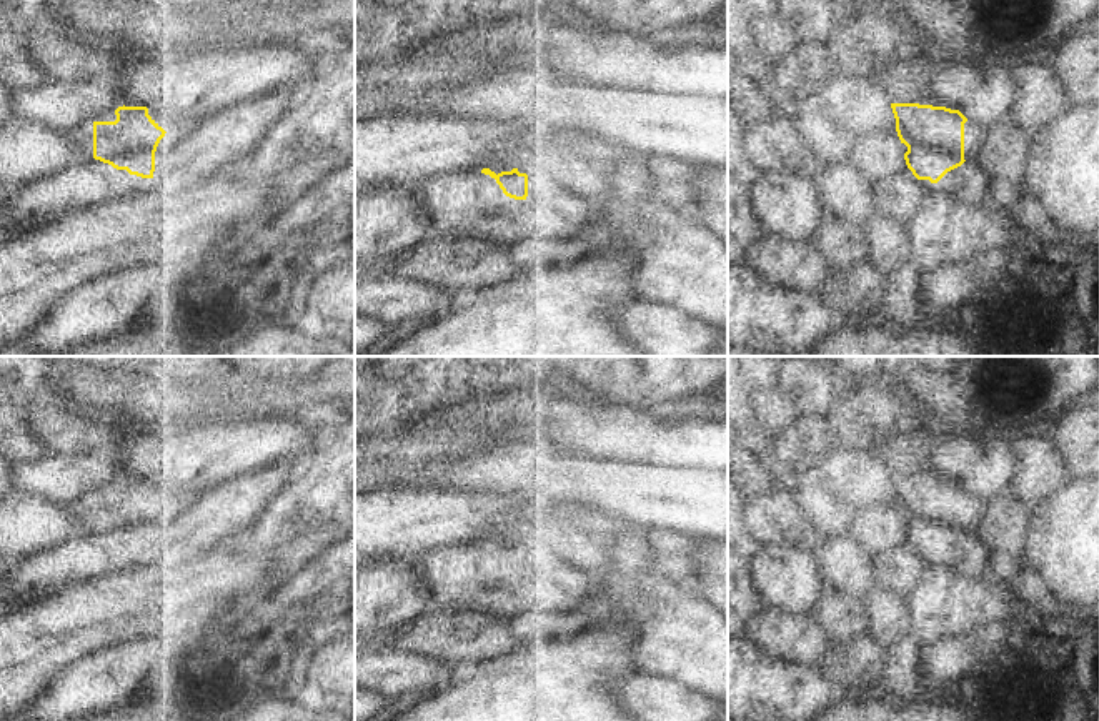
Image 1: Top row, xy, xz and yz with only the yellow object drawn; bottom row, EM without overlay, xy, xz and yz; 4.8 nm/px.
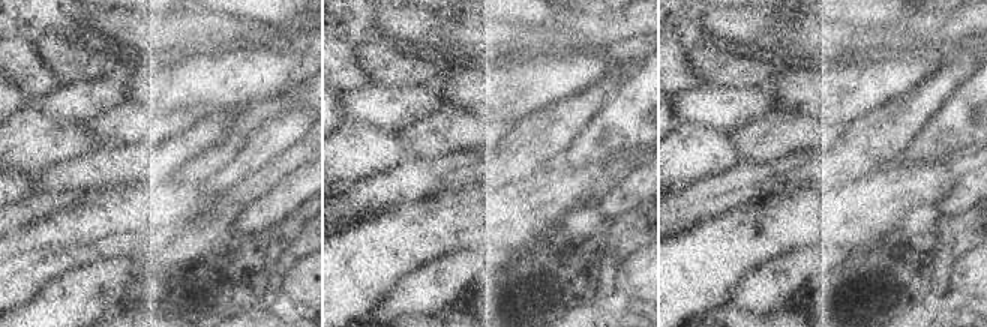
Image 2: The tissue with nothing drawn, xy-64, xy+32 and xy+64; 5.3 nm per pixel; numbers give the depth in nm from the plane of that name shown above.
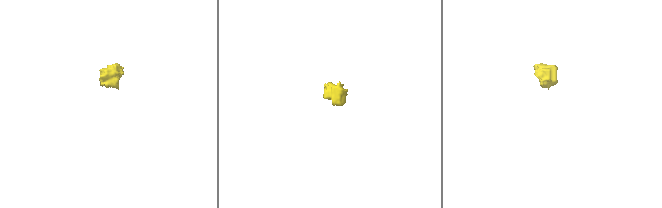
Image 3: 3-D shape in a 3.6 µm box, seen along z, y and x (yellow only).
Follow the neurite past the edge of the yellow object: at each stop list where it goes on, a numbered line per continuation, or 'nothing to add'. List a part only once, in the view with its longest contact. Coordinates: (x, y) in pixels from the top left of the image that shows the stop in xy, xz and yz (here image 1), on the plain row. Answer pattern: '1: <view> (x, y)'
1: xy (82, 510)

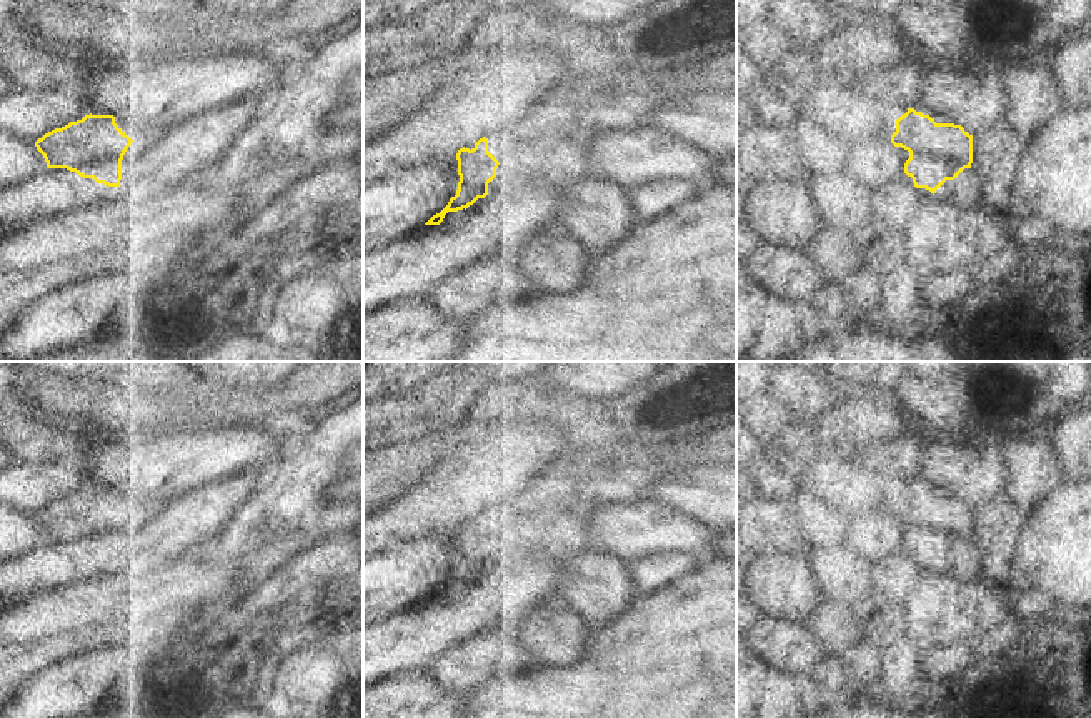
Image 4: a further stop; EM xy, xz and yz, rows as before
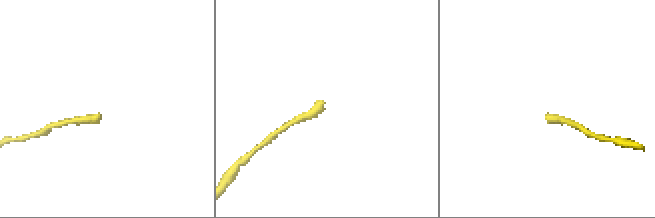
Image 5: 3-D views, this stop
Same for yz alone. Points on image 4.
nothing to add

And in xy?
nothing to add

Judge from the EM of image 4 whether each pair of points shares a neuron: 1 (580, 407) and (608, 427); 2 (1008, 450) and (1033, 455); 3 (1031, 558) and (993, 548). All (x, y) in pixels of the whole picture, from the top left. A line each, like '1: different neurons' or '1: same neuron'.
1: same neuron
2: same neuron
3: different neurons

